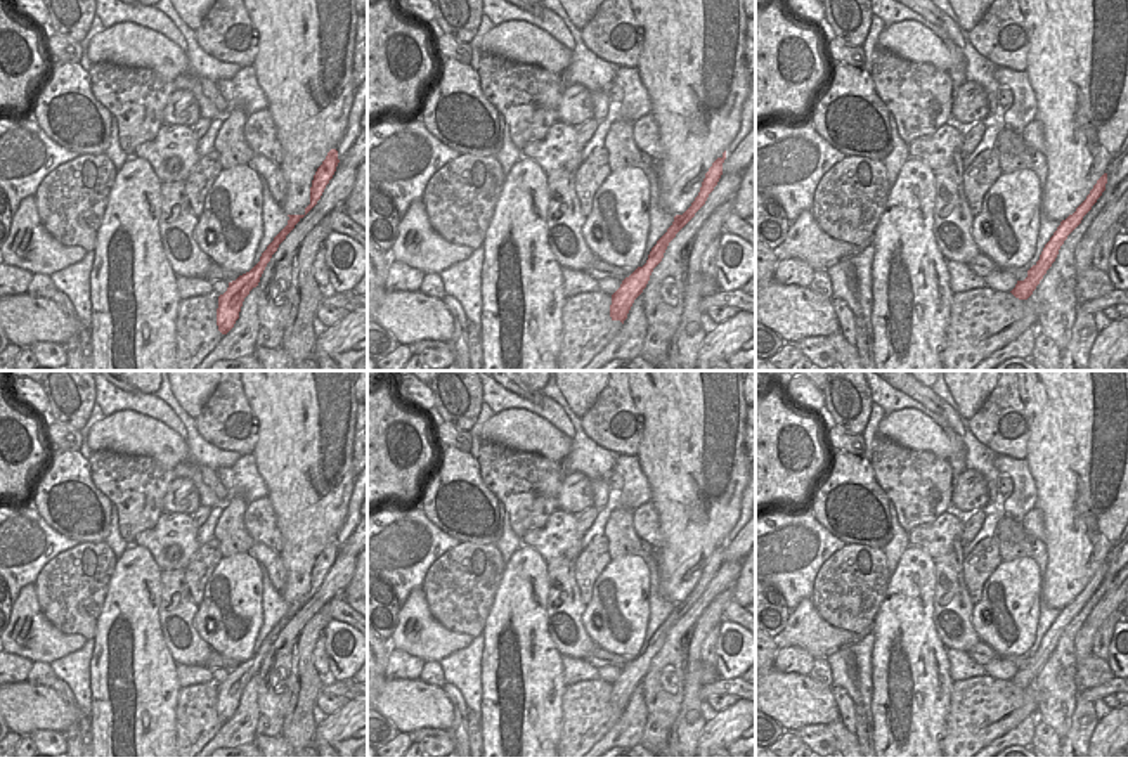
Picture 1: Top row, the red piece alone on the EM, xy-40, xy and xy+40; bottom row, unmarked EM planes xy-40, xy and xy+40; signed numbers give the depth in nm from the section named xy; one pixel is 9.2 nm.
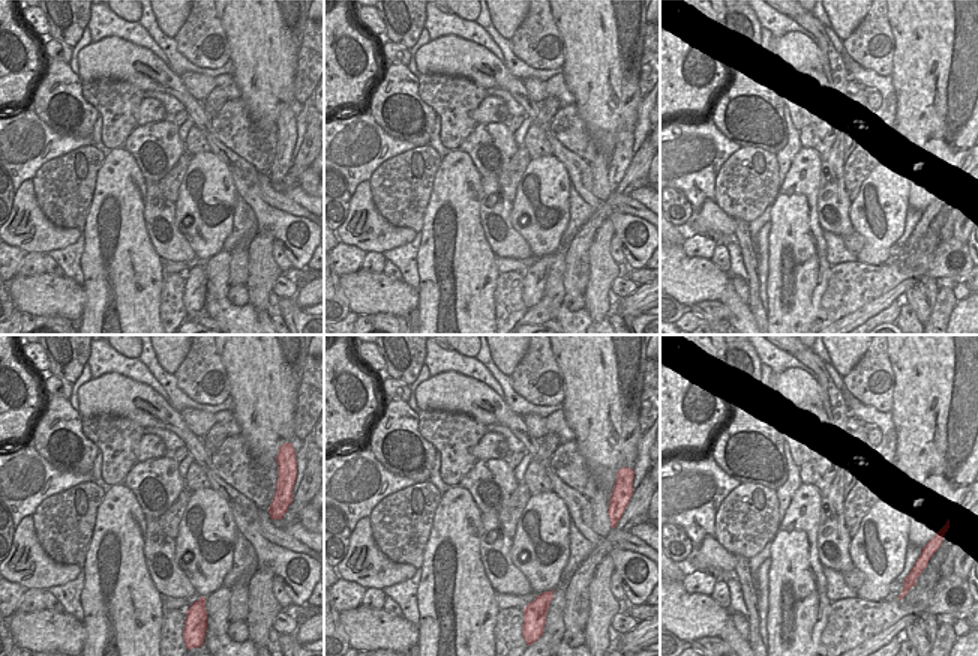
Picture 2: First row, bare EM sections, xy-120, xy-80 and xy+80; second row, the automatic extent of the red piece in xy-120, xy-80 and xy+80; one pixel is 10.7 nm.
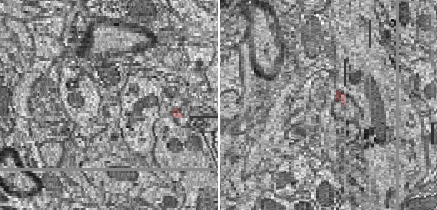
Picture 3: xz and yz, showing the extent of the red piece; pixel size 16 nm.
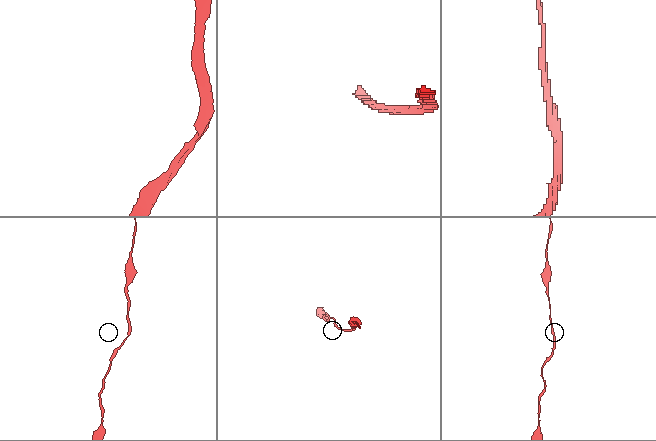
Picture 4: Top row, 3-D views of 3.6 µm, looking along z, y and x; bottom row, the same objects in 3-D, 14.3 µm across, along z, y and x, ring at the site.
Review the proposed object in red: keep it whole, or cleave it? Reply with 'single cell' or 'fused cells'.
single cell

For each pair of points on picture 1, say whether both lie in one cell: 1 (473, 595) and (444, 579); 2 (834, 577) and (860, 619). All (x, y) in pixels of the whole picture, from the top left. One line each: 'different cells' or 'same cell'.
1: same cell
2: same cell

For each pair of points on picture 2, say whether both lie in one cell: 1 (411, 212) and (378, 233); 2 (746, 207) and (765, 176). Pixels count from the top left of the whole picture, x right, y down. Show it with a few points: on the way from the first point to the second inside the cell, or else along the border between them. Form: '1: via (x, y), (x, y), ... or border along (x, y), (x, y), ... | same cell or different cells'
1: border along (371, 194), (387, 221), (416, 233) | different cells
2: via (746, 200), (746, 195), (758, 183) | same cell

